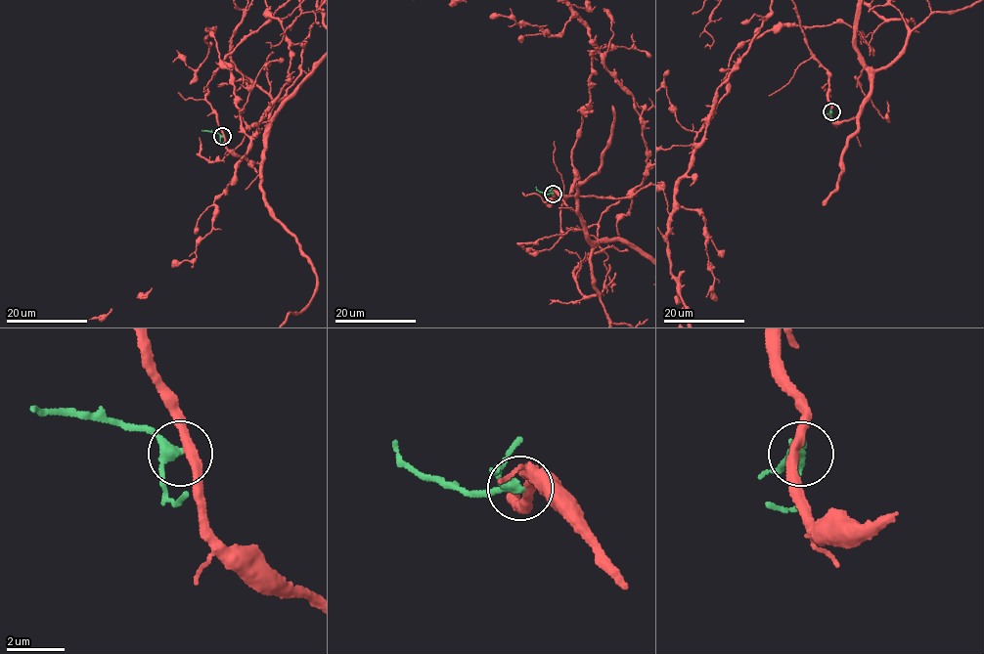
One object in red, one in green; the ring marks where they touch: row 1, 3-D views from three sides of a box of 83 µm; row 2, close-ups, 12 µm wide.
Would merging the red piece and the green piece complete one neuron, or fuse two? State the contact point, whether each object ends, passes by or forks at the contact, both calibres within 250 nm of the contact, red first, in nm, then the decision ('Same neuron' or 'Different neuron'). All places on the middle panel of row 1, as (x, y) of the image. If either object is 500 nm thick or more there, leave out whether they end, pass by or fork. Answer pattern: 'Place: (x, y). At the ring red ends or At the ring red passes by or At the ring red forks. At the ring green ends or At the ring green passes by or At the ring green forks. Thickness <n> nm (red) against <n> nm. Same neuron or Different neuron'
Place: (553, 194). At the ring red passes by. At the ring green passes by. Thickness 320 nm (red) against 280 nm. Different neuron

